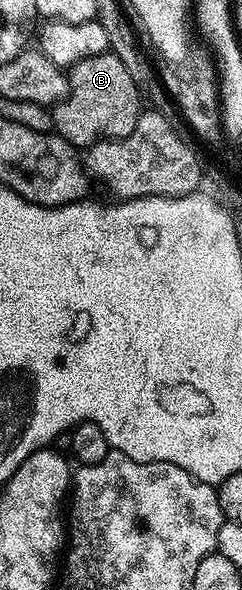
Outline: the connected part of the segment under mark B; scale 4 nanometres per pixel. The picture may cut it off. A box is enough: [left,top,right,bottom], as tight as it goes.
[52,53,142,149]

